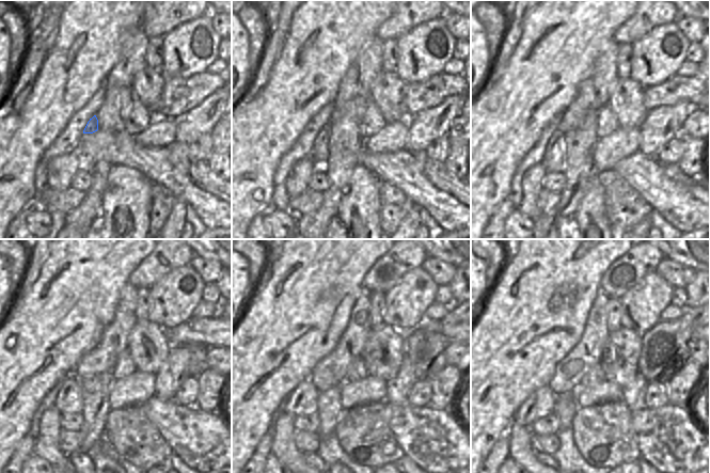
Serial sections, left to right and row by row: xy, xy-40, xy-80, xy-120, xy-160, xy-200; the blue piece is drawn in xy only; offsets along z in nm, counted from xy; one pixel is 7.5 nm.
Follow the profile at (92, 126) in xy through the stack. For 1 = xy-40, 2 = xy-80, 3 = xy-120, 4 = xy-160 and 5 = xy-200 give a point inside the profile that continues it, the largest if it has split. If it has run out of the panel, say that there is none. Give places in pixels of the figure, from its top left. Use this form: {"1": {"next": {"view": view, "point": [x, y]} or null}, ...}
{"1": {"next": {"view": "xy-40", "point": [319, 154]}}, "2": {"next": {"view": "xy-80", "point": [554, 158]}}, "3": {"next": {"view": "xy-120", "point": [69, 399]}}, "4": {"next": {"view": "xy-160", "point": [303, 400]}}, "5": {"next": {"view": "xy-200", "point": [541, 404]}}}

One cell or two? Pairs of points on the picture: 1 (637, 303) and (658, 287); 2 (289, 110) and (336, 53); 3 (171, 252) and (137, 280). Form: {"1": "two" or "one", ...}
{"1": "one", "2": "one", "3": "one"}

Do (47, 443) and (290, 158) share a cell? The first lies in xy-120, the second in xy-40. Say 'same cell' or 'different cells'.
different cells

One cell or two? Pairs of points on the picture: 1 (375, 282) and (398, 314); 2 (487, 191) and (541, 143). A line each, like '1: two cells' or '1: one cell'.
1: two cells
2: two cells

